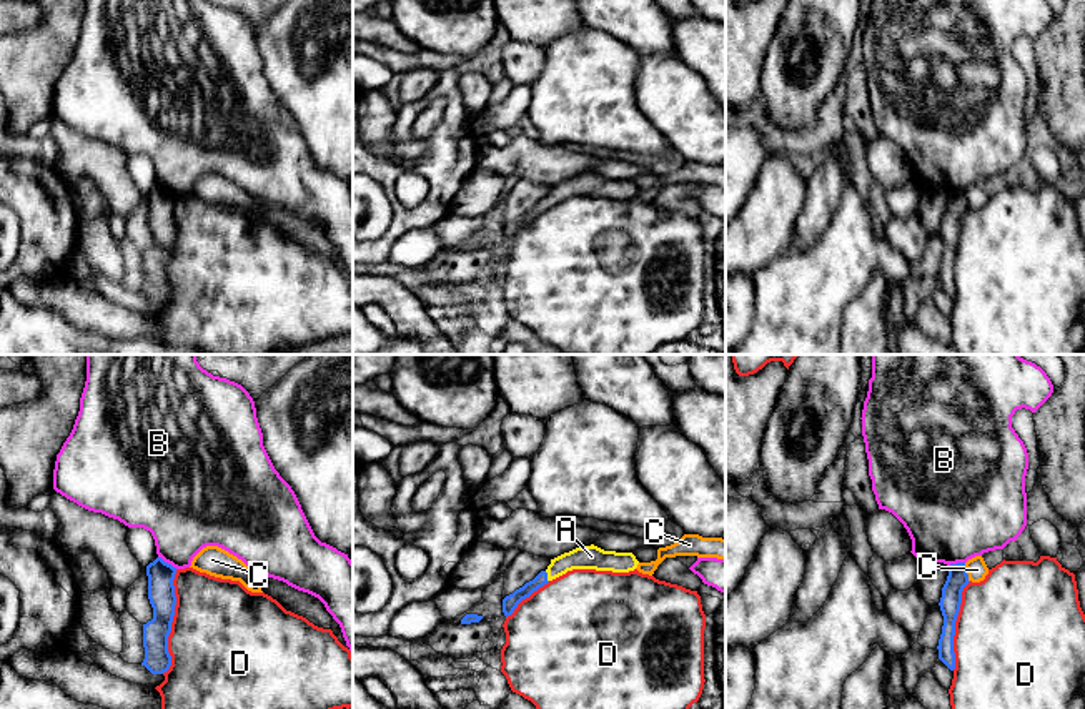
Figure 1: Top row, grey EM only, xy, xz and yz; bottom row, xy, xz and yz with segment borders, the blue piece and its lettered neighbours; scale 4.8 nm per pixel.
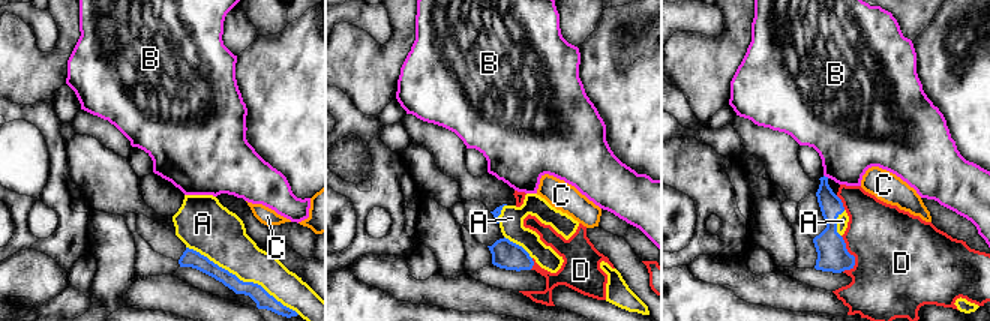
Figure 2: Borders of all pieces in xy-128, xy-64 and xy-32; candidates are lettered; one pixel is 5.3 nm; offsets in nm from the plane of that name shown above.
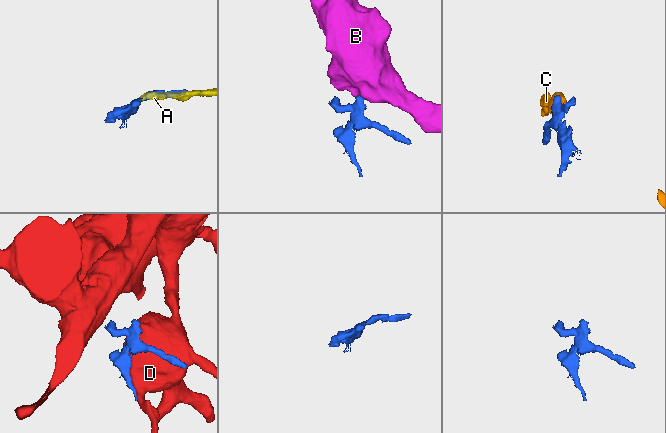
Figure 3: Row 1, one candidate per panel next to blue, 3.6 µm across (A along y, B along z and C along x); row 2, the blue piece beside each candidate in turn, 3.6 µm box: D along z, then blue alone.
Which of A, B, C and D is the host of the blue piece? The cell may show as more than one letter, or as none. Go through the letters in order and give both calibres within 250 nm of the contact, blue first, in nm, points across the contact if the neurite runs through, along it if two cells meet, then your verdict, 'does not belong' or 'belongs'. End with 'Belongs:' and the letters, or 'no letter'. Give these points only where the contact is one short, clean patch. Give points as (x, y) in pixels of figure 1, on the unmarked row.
A: calibres 80 and 110 nm; belongs
B: calibres 130 and 360 nm; border xy (158, 183), (177, 195); does not belong
C: calibres 100 and 100 nm; border yz (964, 190), (969, 208); does not belong
D: calibres 130 and 500 nm; does not belong
Belongs: A

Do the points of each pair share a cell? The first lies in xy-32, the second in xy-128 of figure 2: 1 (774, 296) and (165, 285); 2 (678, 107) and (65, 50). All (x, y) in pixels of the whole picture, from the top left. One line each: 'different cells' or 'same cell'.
1: same cell
2: different cells

